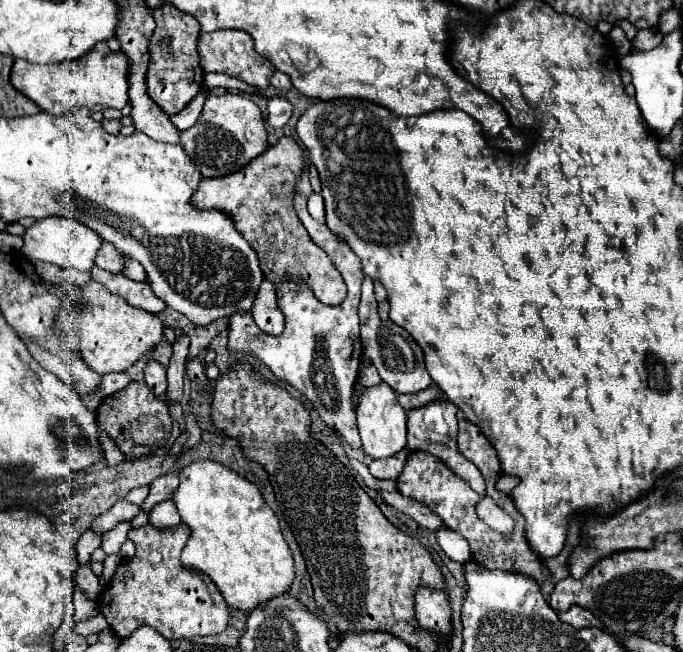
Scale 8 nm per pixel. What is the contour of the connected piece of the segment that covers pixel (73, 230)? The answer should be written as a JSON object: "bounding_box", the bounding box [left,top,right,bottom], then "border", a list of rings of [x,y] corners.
{"bounding_box":[22,216,102,272],"border":[[[48,216],[48,218],[36,220],[30,228],[26,228],[26,234],[22,236],[22,240],[24,240],[22,252],[30,262],[50,262],[78,272],[88,272],[94,266],[94,254],[102,244],[102,238],[98,238],[94,230],[66,216]]]}

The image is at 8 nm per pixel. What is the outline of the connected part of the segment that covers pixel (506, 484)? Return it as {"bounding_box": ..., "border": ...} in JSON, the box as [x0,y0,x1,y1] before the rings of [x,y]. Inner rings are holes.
{"bounding_box":[498,474,520,494],"border":[[[504,474],[504,476],[498,480],[498,490],[502,490],[504,494],[510,494],[510,492],[518,486],[518,482],[520,482],[518,476],[508,476],[508,474]]]}

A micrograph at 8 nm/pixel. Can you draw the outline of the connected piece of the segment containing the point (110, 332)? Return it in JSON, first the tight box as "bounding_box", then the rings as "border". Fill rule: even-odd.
{"bounding_box":[54,282,162,374],"border":[[[68,282],[54,284],[56,296],[62,298],[62,310],[56,314],[56,324],[62,332],[74,334],[78,338],[78,352],[86,366],[98,374],[124,372],[128,370],[144,352],[152,350],[162,342],[162,322],[158,316],[130,306],[122,296],[110,294],[102,284],[88,282],[80,286],[82,298],[68,296]],[[94,302],[94,308],[92,308]]]}

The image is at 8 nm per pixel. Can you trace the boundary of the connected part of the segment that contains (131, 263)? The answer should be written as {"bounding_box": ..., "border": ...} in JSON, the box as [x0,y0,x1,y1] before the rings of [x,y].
{"bounding_box":[124,256,144,282],"border":[[[124,256],[124,276],[128,276],[128,278],[132,278],[132,280],[136,280],[136,282],[144,282],[144,270],[142,270],[142,266],[136,262],[136,260],[132,260],[132,258],[128,258],[128,256]]]}

